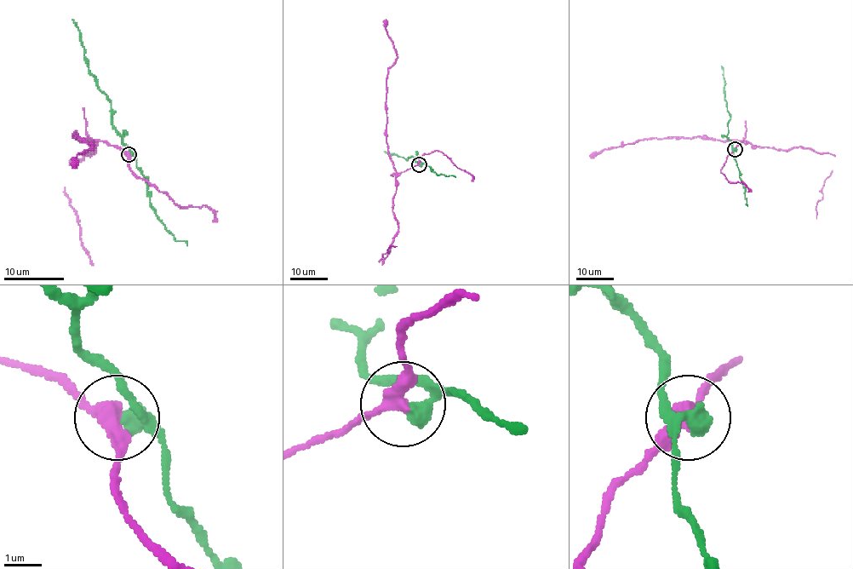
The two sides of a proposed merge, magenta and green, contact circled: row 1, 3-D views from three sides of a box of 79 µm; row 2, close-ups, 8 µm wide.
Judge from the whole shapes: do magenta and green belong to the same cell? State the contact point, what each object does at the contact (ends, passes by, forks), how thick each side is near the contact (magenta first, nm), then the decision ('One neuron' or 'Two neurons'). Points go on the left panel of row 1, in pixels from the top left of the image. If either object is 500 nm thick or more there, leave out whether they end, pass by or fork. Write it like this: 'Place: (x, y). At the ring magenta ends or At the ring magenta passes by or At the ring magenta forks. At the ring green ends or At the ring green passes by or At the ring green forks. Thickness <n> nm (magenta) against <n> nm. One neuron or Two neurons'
Place: (128, 154). At the ring magenta passes by. At the ring green passes by. Thickness 400 nm (magenta) against 320 nm. Two neurons

